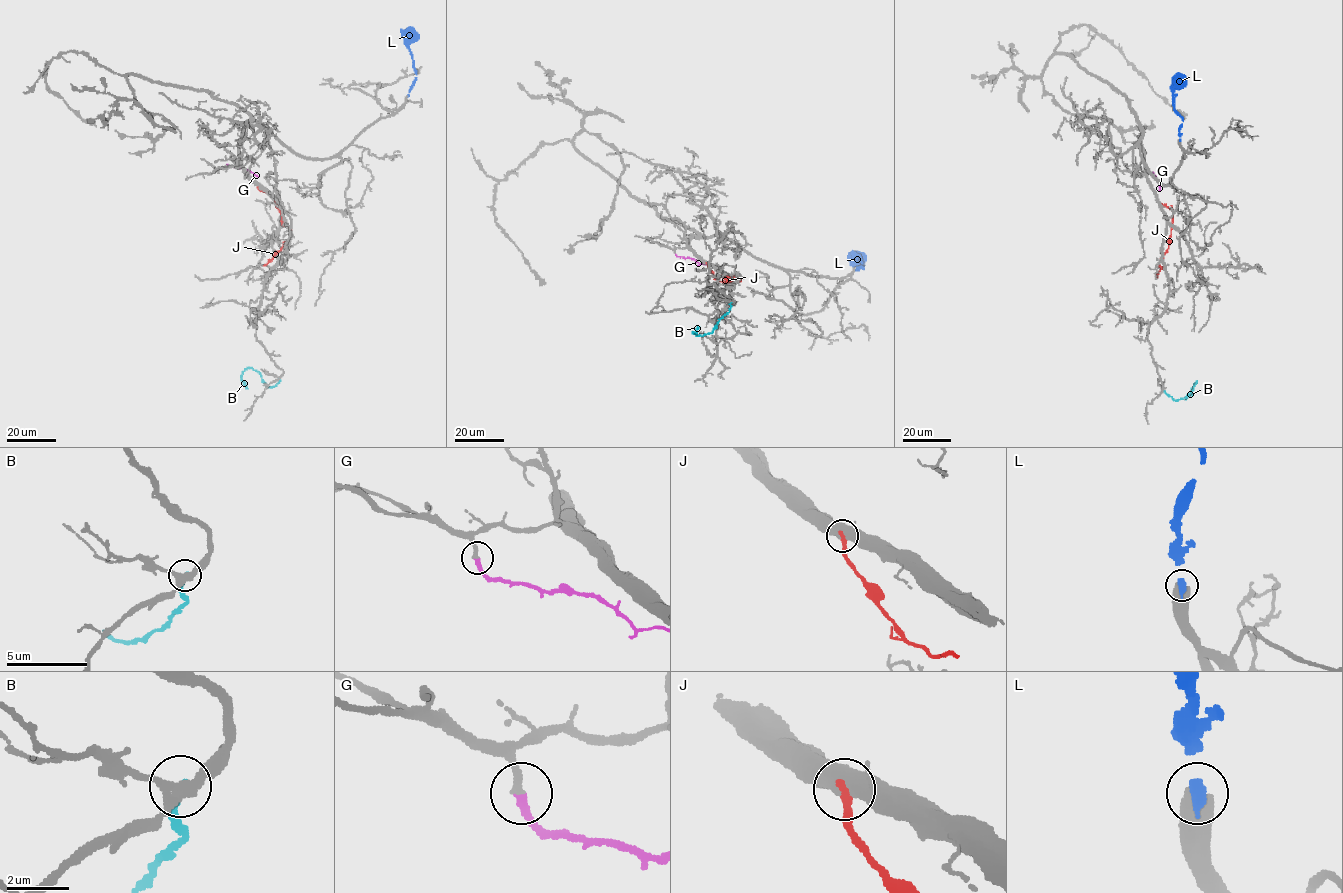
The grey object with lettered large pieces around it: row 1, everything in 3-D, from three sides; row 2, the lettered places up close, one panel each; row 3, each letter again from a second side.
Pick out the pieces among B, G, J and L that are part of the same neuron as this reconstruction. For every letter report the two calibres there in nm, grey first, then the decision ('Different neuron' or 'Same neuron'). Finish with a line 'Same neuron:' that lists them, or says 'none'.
B: Thickness 300 nm (grey) against 240 nm. Different neuron
G: Thickness 240 nm (grey) against 240 nm. Same neuron
J: Thickness 800 nm (grey) against 260 nm. Different neuron
L: Thickness 500 nm (grey) against 420 nm. Different neuron
Same neuron: G

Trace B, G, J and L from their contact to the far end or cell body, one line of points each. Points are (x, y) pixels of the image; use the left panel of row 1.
B: (279, 377), (279, 381), (268, 386), (260, 374), (246, 368), (241, 380), (248, 389)
G: (226, 166), (239, 166), (258, 176)
J: (258, 187), (271, 195), (282, 221), (291, 230), (289, 240), (263, 266)
L: (407, 95), (416, 77), (407, 42), (407, 32), (411, 28)

